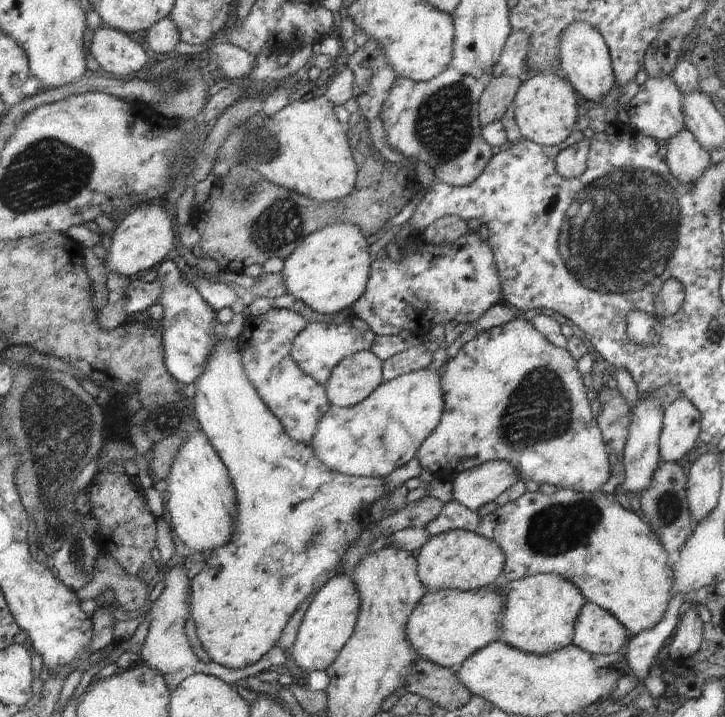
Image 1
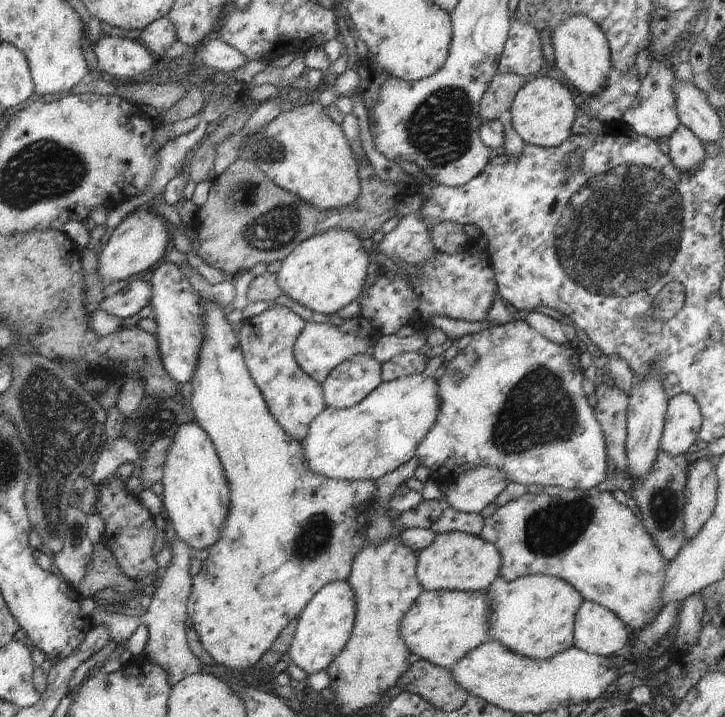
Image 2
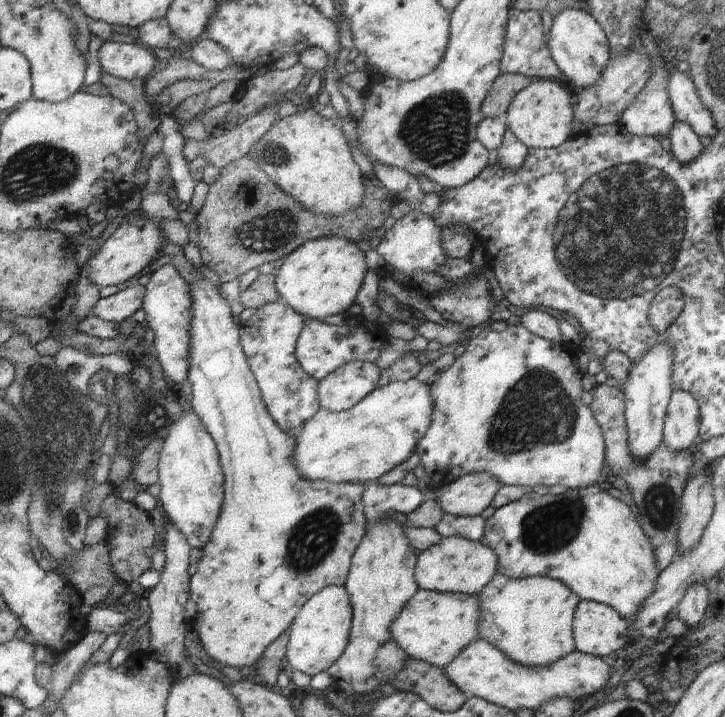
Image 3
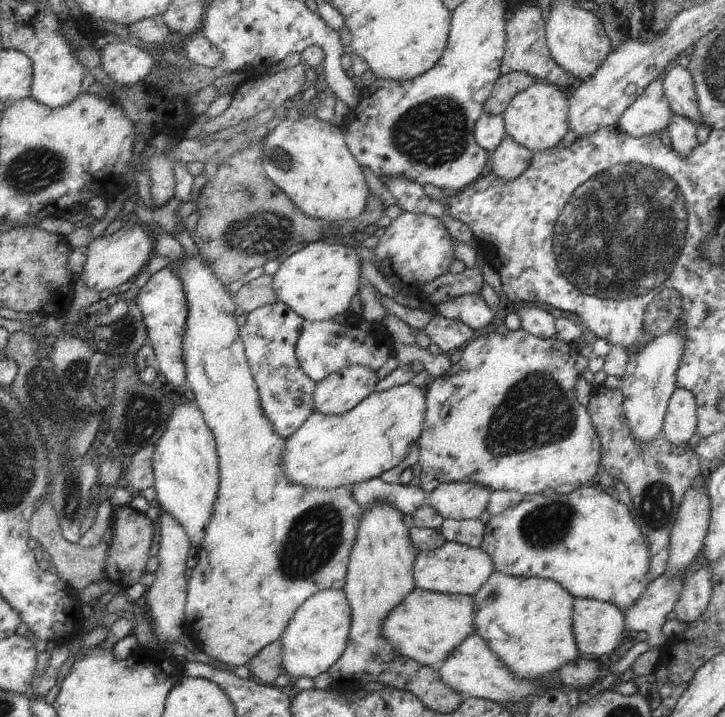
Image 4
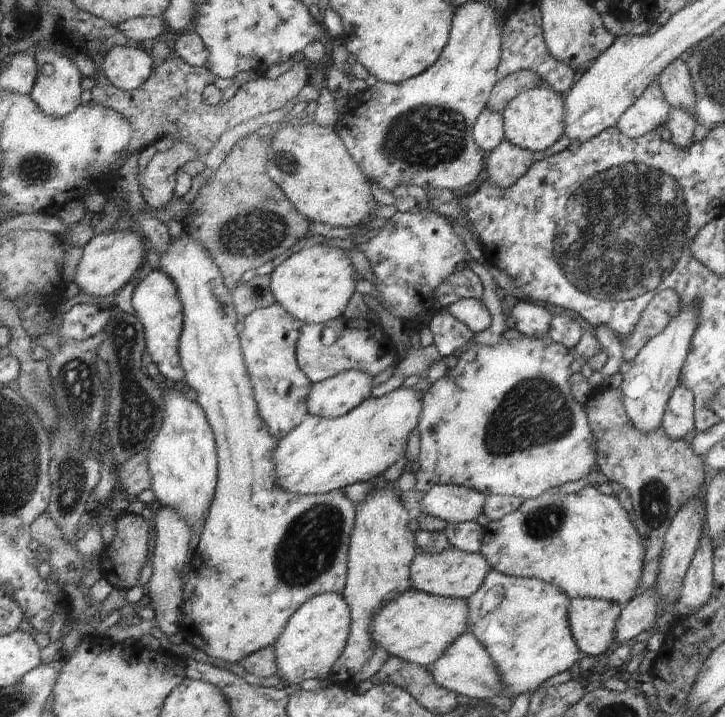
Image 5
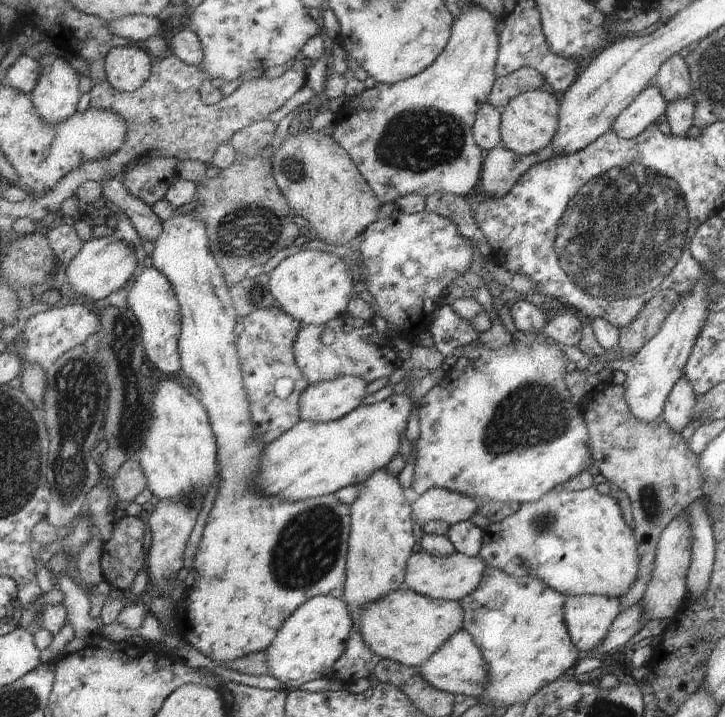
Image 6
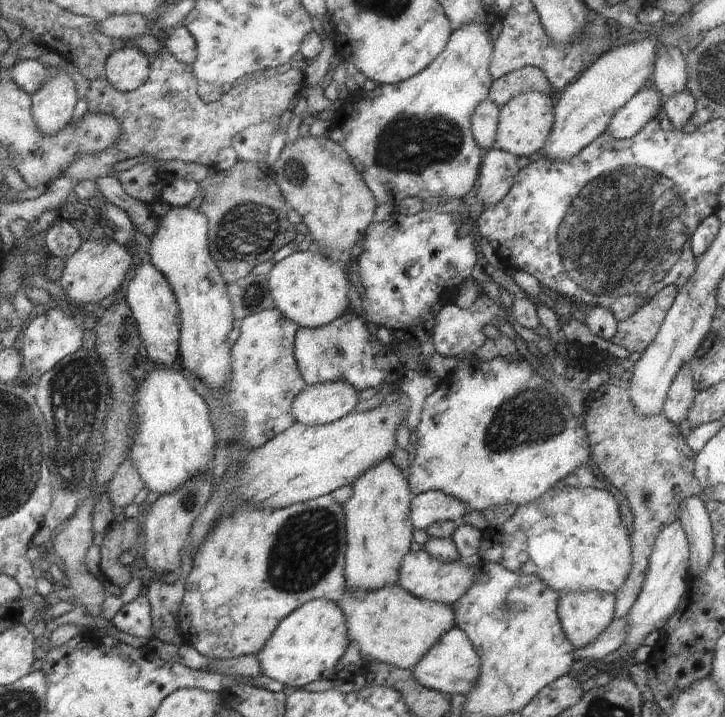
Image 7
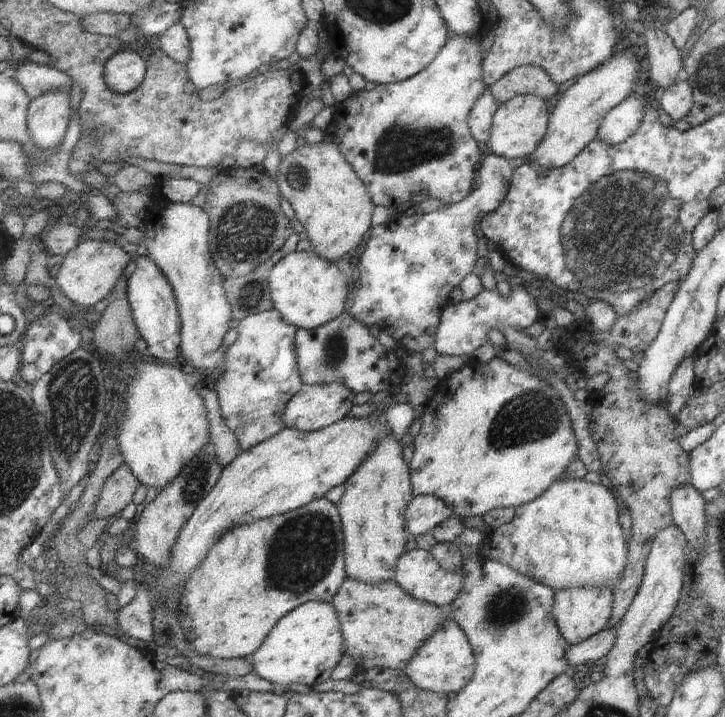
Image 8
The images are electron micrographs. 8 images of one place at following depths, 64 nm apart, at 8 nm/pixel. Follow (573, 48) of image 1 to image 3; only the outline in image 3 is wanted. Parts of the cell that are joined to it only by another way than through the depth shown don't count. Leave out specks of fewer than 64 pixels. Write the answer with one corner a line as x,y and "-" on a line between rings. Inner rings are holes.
564,9
553,19
548,43
552,60
561,70
561,74
576,87
580,86
583,90
593,87
611,58
609,40
600,23
582,9

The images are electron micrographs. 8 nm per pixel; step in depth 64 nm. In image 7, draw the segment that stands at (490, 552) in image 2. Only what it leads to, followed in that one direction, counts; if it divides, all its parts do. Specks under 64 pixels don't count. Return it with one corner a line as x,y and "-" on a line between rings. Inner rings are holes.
416,548
404,559
400,584
420,598
454,605
475,584
476,573
477,568
472,562
461,559
445,563
428,551

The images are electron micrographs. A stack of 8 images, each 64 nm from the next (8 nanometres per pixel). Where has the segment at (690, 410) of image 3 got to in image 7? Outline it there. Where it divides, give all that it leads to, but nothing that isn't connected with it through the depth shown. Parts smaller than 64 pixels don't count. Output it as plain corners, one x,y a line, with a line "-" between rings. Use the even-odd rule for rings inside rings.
684,365
670,385
664,401
662,412
664,412
666,418
676,426
682,420
687,420
687,410
692,406
696,393
690,368
688,365

